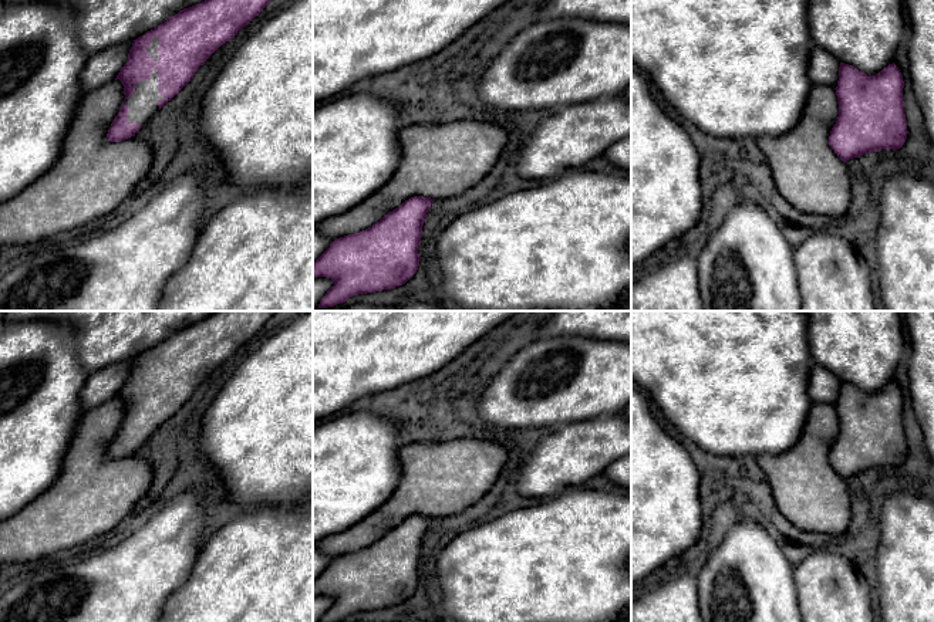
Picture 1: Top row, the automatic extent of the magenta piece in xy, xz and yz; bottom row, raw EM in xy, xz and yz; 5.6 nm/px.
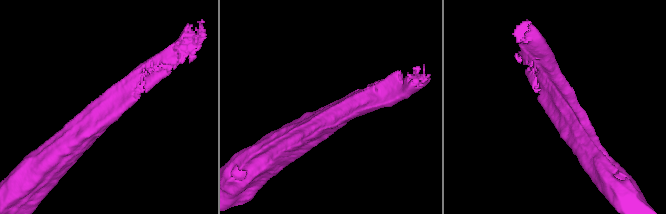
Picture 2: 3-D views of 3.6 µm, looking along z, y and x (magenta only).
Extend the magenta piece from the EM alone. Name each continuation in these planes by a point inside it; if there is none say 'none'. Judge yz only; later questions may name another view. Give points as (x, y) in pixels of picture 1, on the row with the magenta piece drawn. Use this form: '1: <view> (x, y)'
none

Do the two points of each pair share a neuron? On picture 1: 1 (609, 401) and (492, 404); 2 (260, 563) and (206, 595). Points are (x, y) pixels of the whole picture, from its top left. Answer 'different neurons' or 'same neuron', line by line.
1: same neuron
2: same neuron

